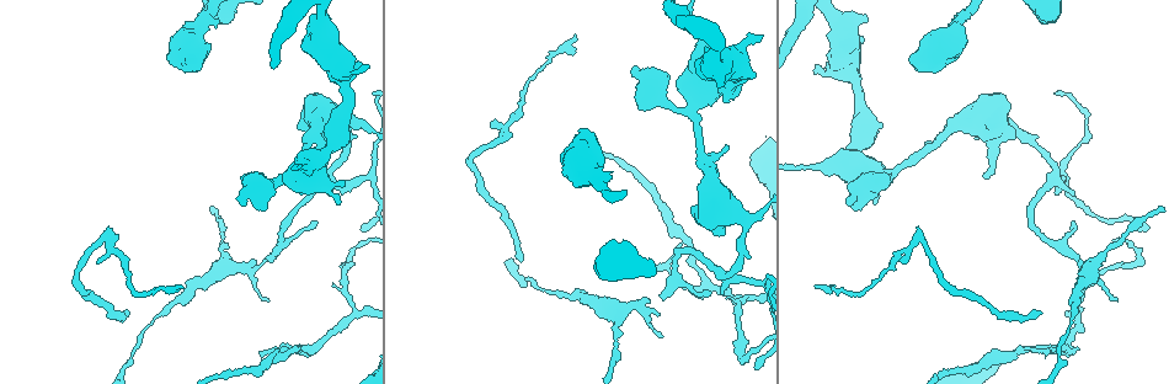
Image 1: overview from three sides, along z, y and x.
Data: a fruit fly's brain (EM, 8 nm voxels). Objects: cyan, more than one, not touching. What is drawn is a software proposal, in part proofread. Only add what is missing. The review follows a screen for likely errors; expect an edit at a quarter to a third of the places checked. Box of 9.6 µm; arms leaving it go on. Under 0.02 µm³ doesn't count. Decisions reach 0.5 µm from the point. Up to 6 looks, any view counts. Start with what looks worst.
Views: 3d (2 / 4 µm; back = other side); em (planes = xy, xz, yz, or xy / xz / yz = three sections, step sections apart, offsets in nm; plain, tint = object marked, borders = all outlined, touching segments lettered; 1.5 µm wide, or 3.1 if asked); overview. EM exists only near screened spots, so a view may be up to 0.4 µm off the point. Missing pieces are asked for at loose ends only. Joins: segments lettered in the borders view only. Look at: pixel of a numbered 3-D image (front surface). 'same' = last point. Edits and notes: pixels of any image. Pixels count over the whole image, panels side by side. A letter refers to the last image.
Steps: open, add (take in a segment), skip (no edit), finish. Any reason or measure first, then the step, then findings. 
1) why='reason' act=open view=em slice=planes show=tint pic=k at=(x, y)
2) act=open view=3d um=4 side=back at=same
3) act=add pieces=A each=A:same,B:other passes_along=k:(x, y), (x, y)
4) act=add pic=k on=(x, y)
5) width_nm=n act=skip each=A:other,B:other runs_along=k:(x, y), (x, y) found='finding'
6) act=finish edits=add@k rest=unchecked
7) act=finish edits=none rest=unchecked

why='thick end' act=open view=em um=3.1 slice=planes show=borders pic=1 at=(910, 58)

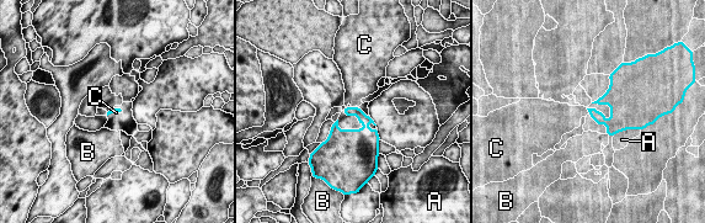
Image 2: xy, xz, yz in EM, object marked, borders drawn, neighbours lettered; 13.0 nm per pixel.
longest_contact=A:200nm act=add pieces=C each=A:other,B:other,C:same found='it goes on there'

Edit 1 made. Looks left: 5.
why='an open end' act=open view=3d um=4 pic=1 at=(986, 176)

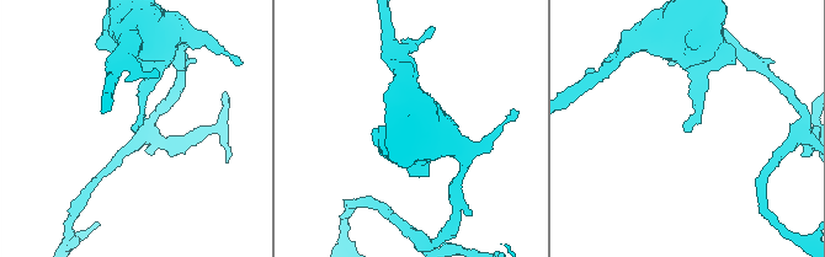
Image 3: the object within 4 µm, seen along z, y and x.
act=open view=em slice=yz step=8 show=borders pic=3 at=(132, 129)

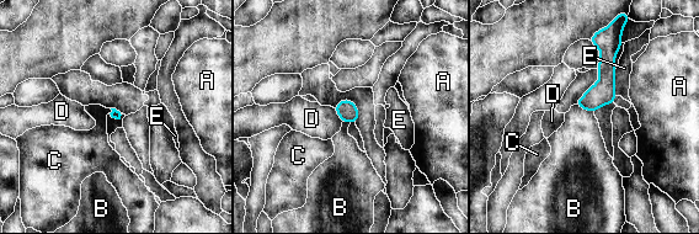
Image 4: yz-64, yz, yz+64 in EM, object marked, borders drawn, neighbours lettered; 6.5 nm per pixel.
act=open view=em slice=planes show=borders at=same

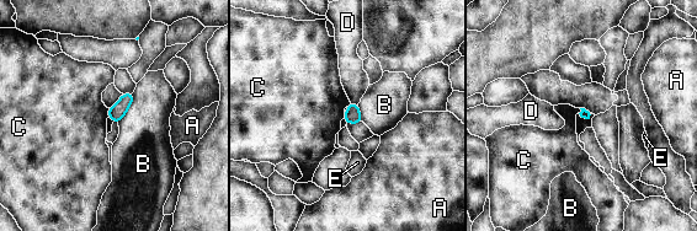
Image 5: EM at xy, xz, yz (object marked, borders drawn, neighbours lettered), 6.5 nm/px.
act=skip each=A:other,B:other,C:other,D:other,E:other border=5:(108, 108), (107, 117) found='none of them fits'

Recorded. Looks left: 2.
why='free end' act=open view=em slice=planes show=borders pic=1 at=(1115, 301)

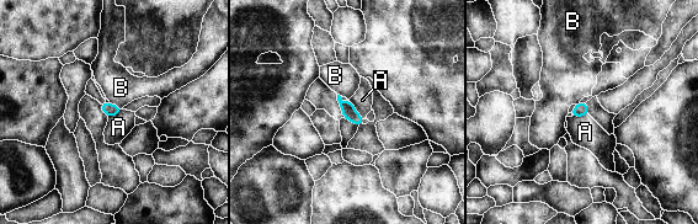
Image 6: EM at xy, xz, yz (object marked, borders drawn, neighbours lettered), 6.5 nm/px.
act=skip each=A:other,B:other border=6:(350, 100), (355, 110), (365, 118) found='no lettered segment goes on from it'

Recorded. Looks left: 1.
act=finish edits=add@2 rest=unchecked

